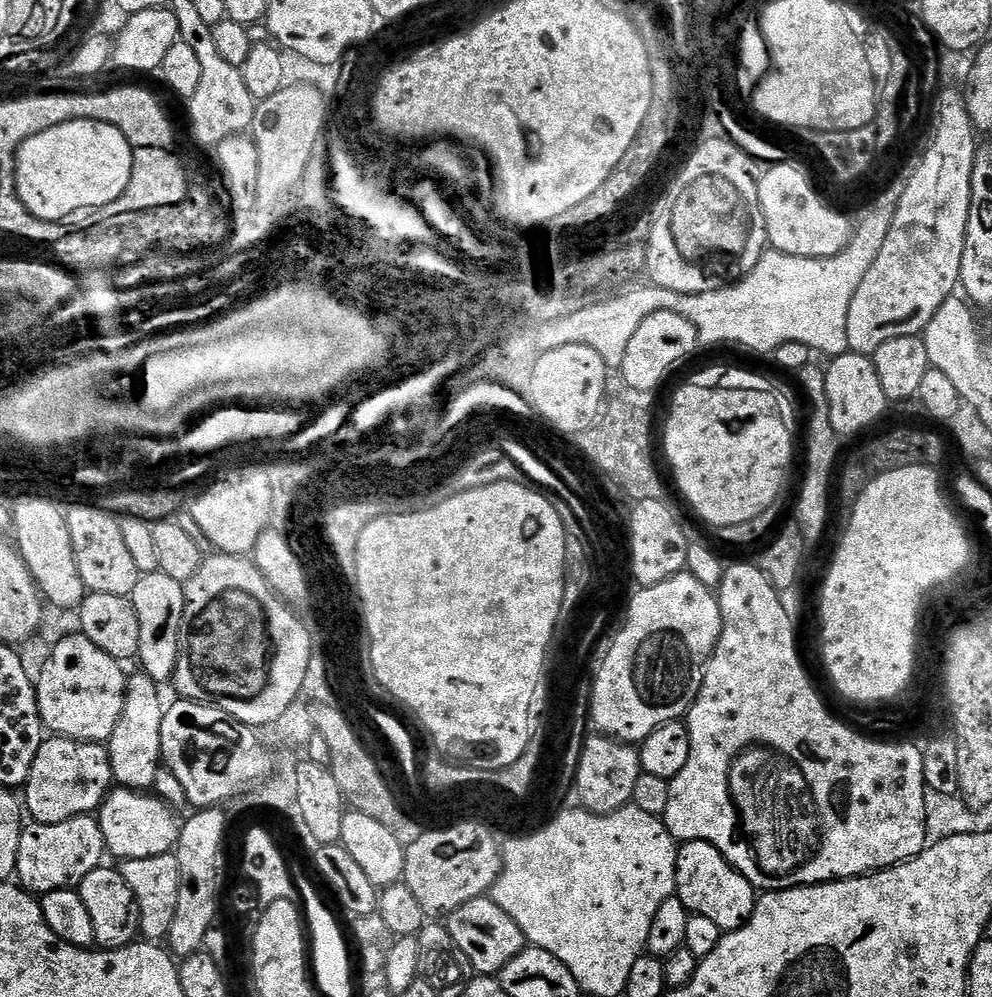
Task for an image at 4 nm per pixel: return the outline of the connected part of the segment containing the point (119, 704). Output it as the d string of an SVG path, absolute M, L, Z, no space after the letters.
M83 634L64 636L52 648L48 661L35 677L38 710L49 733L71 740L88 740L92 744L107 742L122 718L126 702L128 676L121 661L98 650Z

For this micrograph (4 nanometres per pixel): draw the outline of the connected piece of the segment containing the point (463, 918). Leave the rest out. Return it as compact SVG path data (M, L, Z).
M487 895L466 902L466 906L458 906L458 910L446 918L446 927L450 930L450 938L454 938L457 953L471 971L473 968L473 973L481 976L496 976L526 947L518 922L514 922L514 918L510 918L510 914L506 914L506 910L498 907Z

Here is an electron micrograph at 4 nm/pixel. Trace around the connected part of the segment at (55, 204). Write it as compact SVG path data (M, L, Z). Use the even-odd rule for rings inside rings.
M71 120L65 124L54 126L50 130L42 130L31 136L29 140L25 140L23 146L16 151L16 193L20 201L26 206L26 210L30 210L30 214L43 220L64 222L69 219L67 216L74 215L73 217L75 217L77 214L83 214L94 208L105 208L110 202L114 202L114 198L118 198L122 194L122 190L126 190L126 185L130 182L133 151L132 143L124 137L122 130L97 120Z

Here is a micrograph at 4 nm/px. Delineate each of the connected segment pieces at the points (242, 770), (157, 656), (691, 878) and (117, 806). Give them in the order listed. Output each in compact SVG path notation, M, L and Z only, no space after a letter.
M177 699L177 704L167 705L162 718L162 754L163 767L177 776L178 782L186 790L186 798L193 809L203 810L222 805L234 799L239 789L245 786L265 783L272 772L272 756L264 749L259 740L257 729L251 724L238 722L230 714L212 707L211 704L200 704L196 700Z
M145 572L138 586L134 586L130 597L134 610L138 614L138 657L139 667L150 679L161 686L167 685L176 674L180 649L182 647L182 629L184 627L184 585L174 582L167 574Z
M690 840L679 845L676 854L675 896L693 916L710 918L721 933L738 930L756 909L757 889L710 842Z
M113 787L98 809L98 819L107 855L116 856L117 861L130 858L154 858L154 854L166 854L173 851L176 843L180 841L181 817L173 812L170 806L166 806L166 802L162 802L159 796L148 792L135 792L132 788Z

